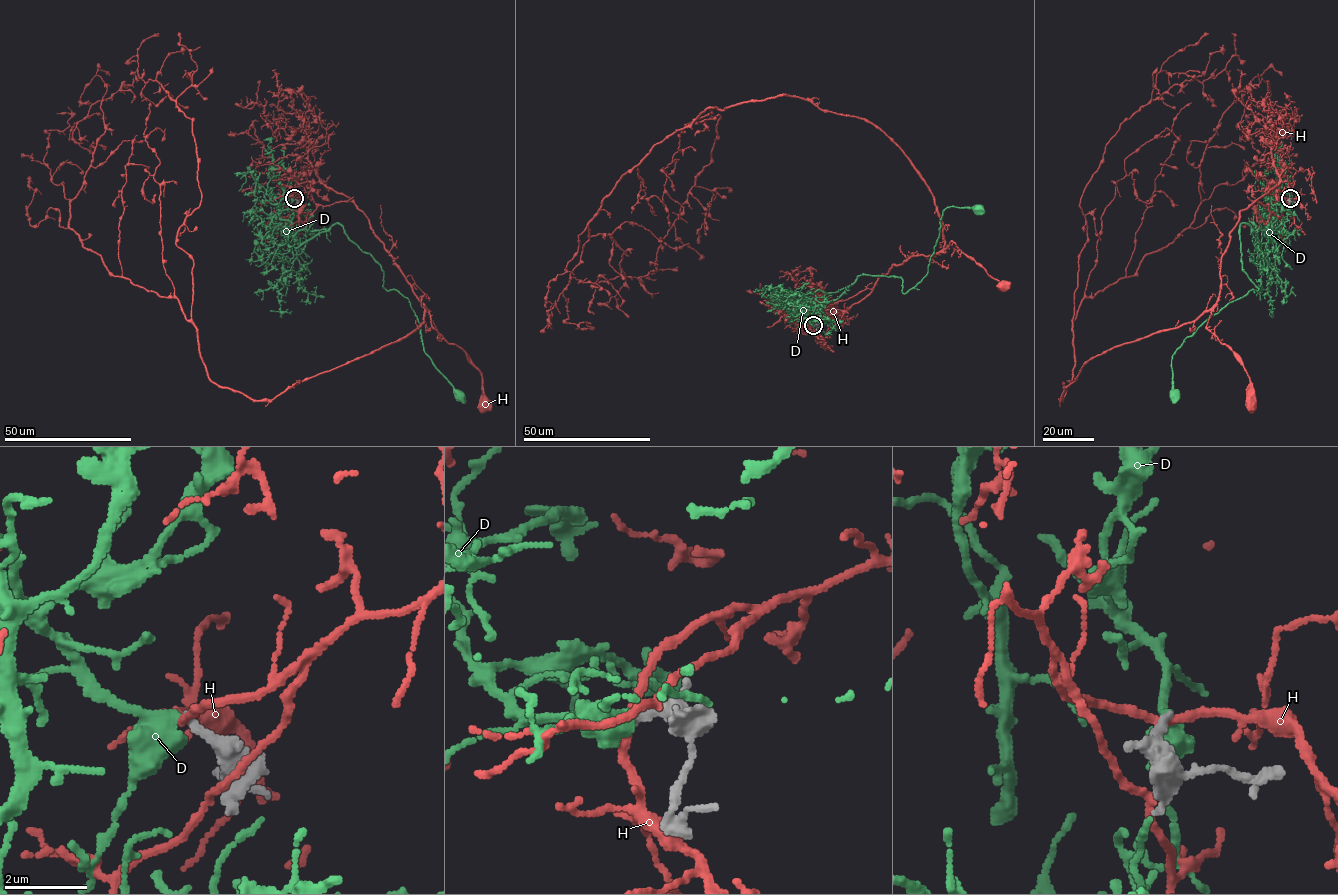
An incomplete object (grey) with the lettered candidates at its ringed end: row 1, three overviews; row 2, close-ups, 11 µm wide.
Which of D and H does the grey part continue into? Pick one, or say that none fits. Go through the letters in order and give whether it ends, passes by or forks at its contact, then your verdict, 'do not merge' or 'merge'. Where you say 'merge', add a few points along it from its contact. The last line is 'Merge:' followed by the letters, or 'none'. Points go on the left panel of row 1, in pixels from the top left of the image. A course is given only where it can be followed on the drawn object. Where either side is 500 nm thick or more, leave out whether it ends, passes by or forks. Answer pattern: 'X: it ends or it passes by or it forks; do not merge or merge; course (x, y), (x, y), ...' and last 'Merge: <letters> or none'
D: it passes by; merge; course (294, 198), (283, 187), (289, 234), (340, 225), (378, 264), (383, 287), (409, 300), (424, 351), (459, 394)
H: it passes by; do not merge
Merge: D

